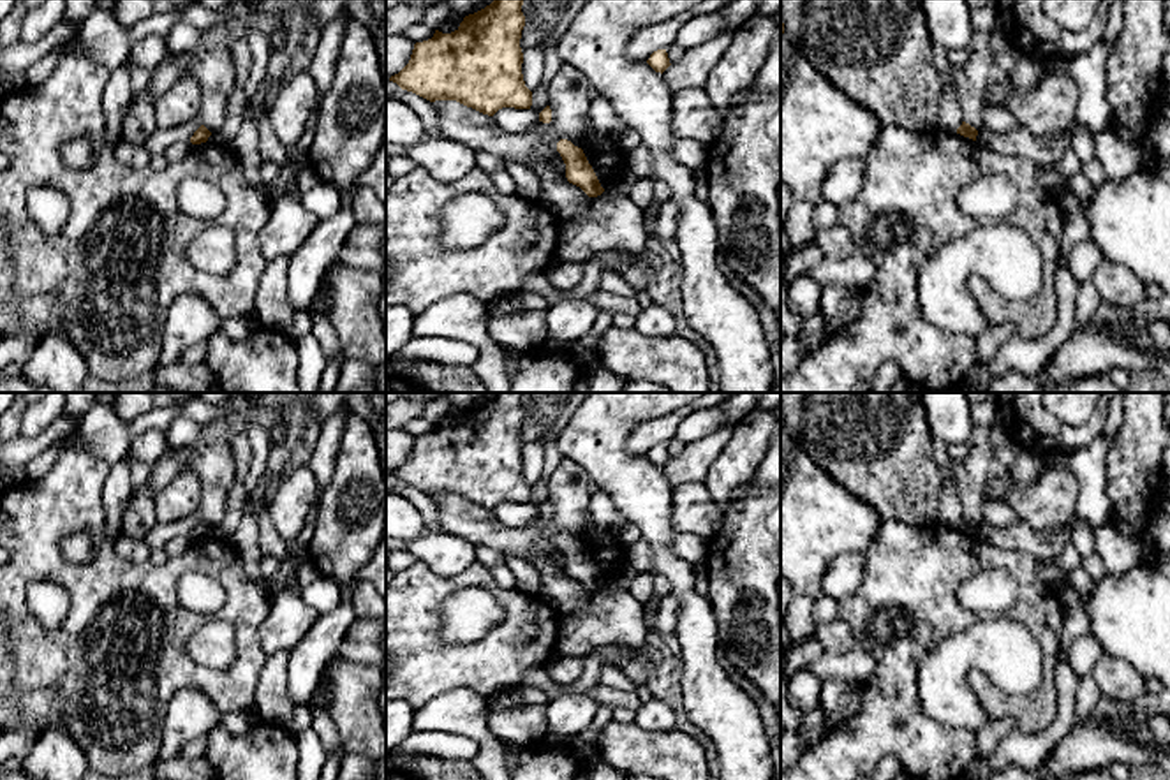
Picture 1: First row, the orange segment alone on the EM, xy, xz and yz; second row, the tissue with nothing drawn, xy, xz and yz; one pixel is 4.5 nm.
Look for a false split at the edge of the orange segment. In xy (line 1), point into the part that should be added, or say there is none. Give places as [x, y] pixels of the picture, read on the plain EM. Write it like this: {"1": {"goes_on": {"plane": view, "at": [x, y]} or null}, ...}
{"1": {"goes_on": null}}

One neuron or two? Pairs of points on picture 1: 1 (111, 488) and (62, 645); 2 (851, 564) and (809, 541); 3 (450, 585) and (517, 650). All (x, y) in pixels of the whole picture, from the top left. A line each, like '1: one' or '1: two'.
1: two
2: two
3: one

